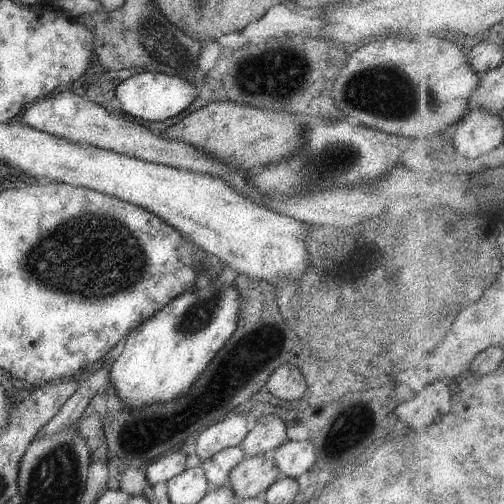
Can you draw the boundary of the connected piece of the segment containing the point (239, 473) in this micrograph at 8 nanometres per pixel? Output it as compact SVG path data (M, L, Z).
M262 455L244 457L228 471L229 487L243 499L263 493L280 476L274 461Z

